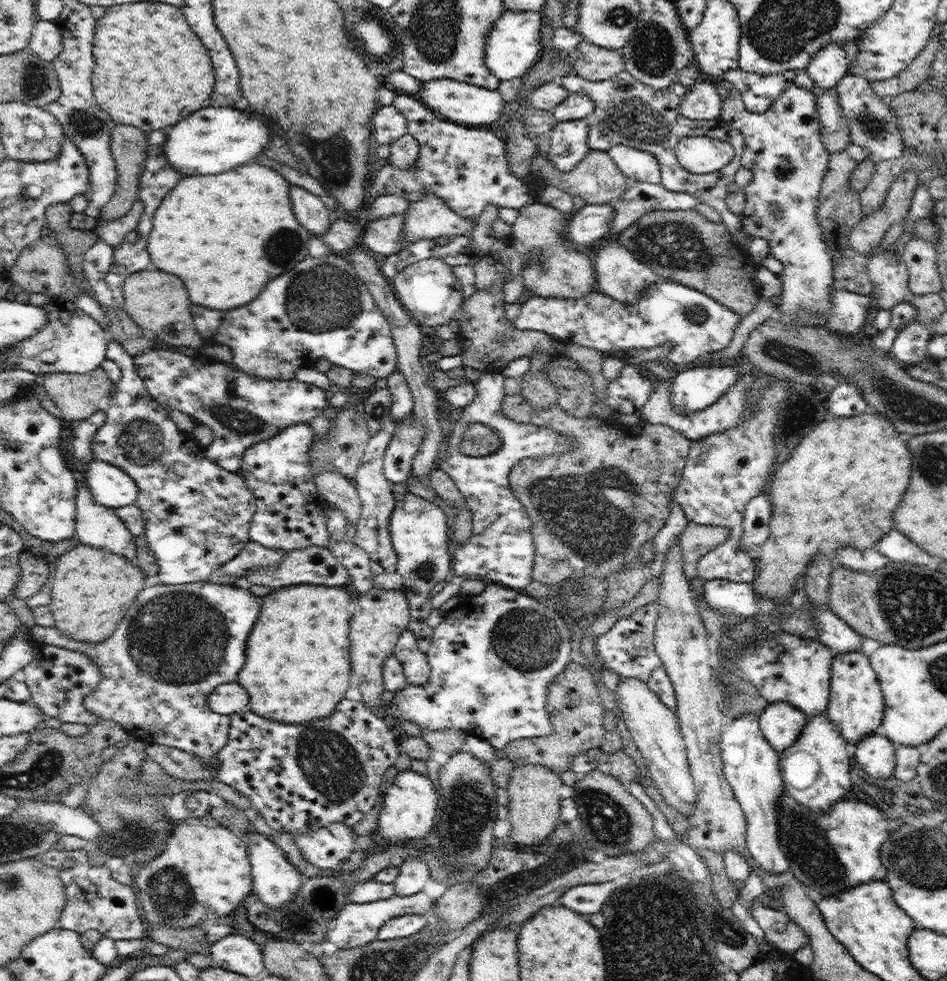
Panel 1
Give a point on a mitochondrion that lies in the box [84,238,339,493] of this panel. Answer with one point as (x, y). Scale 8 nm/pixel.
(142, 441)

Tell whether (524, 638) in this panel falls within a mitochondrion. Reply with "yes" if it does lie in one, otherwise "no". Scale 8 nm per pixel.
yes

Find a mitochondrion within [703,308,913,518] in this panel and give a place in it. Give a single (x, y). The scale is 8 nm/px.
(805, 361)

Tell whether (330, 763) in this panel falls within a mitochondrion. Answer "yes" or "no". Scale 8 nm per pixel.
yes

